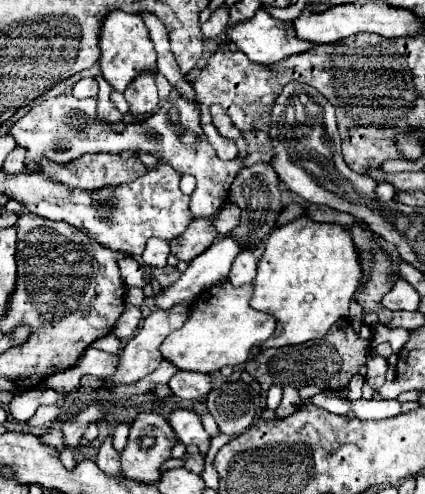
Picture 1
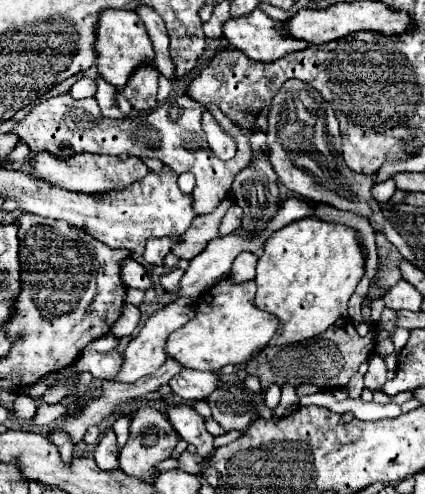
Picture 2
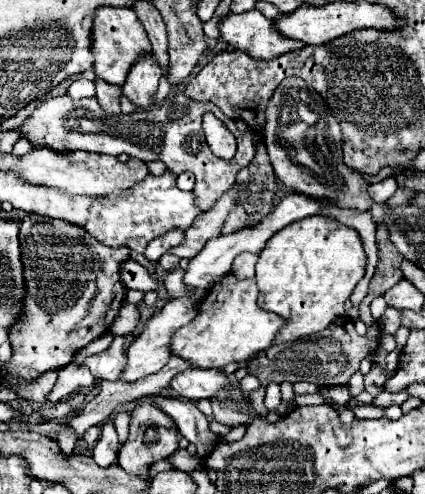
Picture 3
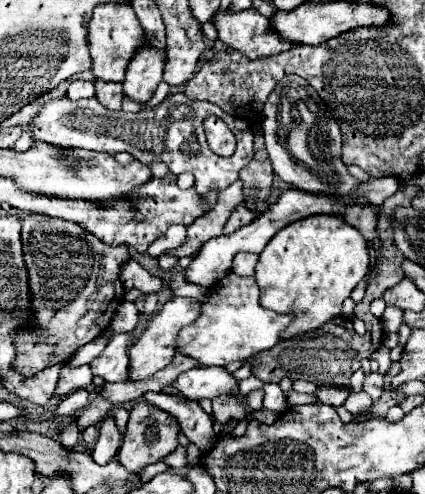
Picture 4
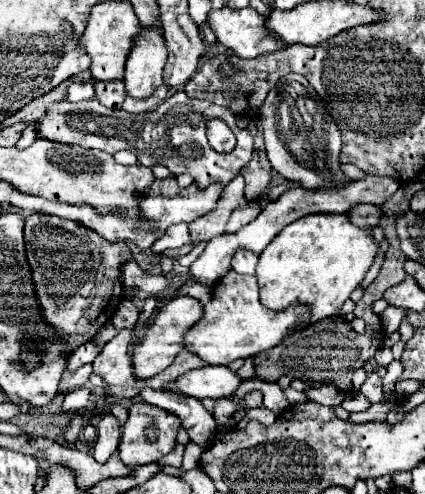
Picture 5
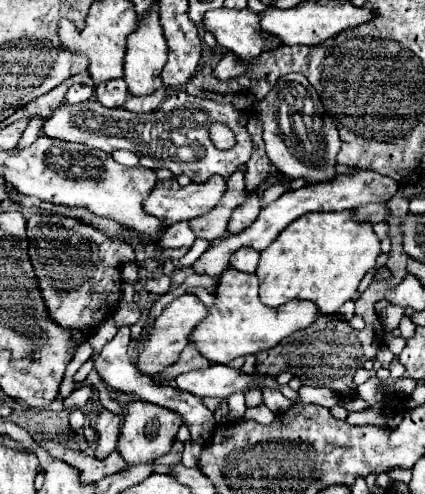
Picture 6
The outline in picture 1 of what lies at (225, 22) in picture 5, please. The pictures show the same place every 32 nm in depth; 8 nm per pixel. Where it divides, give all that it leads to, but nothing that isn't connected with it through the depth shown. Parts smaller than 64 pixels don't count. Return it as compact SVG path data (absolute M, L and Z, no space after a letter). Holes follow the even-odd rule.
M260 8L260 12L256 12L256 16L252 20L242 22L234 28L228 28L228 32L230 32L230 40L256 64L274 64L292 54L300 54L300 52L306 52L312 48L312 42L306 42L296 36L292 22L276 20L264 8Z

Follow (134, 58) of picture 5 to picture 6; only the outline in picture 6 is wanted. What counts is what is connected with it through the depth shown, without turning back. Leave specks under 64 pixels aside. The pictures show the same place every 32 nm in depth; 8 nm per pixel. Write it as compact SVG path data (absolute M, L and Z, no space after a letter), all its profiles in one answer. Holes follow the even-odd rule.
M154 6L152 12L144 20L138 20L136 32L130 34L128 38L128 50L126 50L126 62L124 62L124 82L128 84L130 96L148 96L156 88L162 86L160 72L166 64L166 56L168 56L168 46L166 46L164 32L158 20L158 6Z

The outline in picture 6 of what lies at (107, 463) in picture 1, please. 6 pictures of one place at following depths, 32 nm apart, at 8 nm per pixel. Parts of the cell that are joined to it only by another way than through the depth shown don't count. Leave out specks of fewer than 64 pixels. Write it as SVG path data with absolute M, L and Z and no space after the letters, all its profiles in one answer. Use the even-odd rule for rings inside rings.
M102 410L96 420L96 432L98 432L98 442L96 442L98 446L94 456L98 460L106 460L110 452L116 450L116 442L120 434L120 418L110 410Z

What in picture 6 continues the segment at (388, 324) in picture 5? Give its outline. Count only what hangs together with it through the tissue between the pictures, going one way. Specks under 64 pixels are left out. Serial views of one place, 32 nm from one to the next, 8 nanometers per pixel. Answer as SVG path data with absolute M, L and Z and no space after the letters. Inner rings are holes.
M388 304L388 308L384 308L384 310L382 310L380 320L382 320L384 328L386 328L388 332L392 332L392 330L396 330L396 328L398 328L398 324L400 324L402 316L404 316L404 308Z

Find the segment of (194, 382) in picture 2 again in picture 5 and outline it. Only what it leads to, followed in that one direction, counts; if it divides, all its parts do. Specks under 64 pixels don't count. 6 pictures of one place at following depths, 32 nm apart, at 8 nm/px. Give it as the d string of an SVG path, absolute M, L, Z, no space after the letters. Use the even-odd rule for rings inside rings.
M204 366L182 374L175 382L178 392L202 400L232 396L242 384L242 378L238 378L226 366Z

